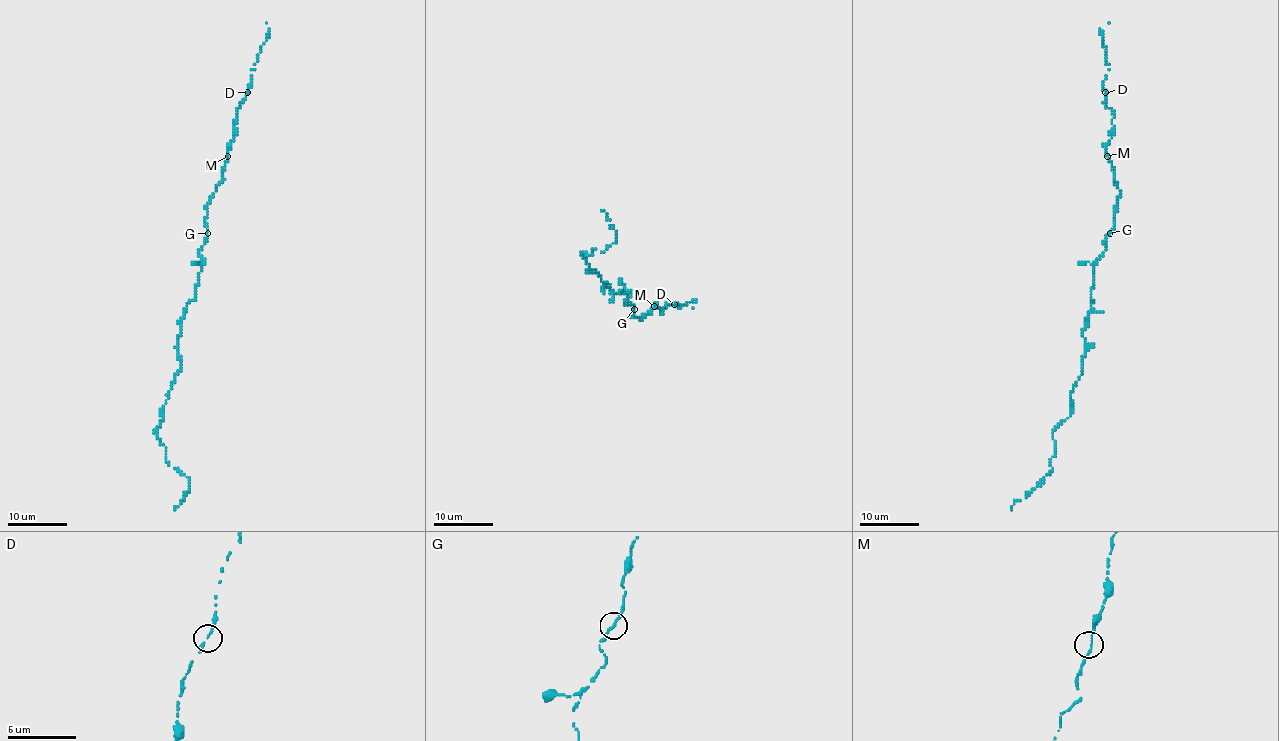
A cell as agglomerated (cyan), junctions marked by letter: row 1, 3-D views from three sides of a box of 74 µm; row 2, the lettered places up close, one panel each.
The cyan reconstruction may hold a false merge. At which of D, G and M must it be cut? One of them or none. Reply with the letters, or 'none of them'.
none of them

